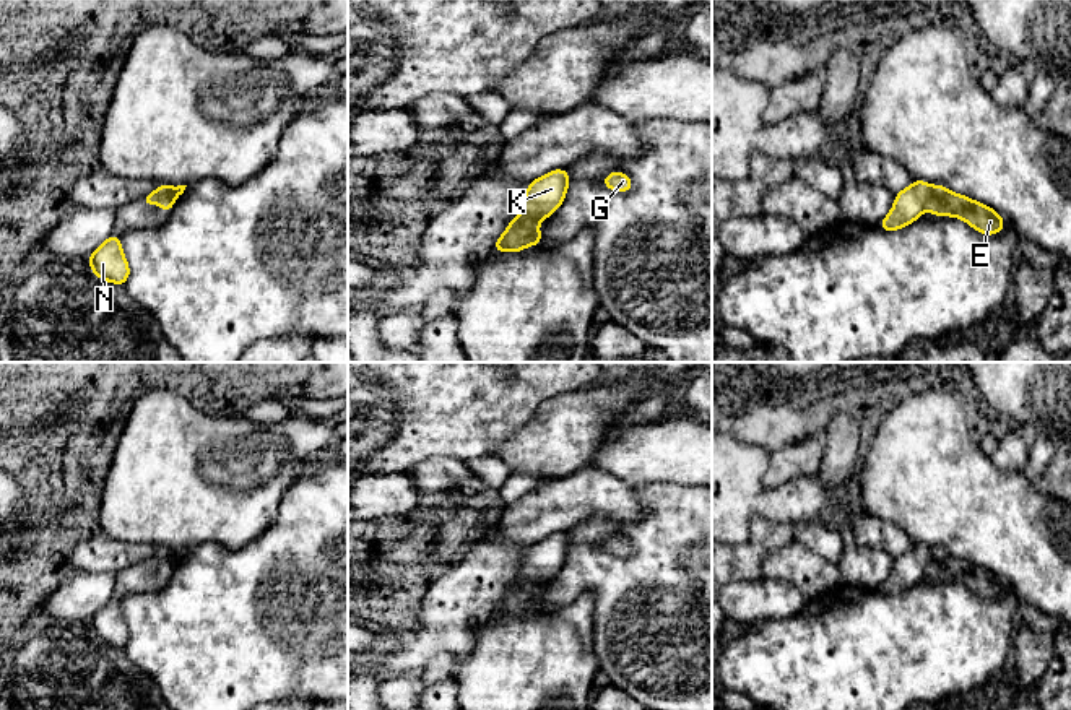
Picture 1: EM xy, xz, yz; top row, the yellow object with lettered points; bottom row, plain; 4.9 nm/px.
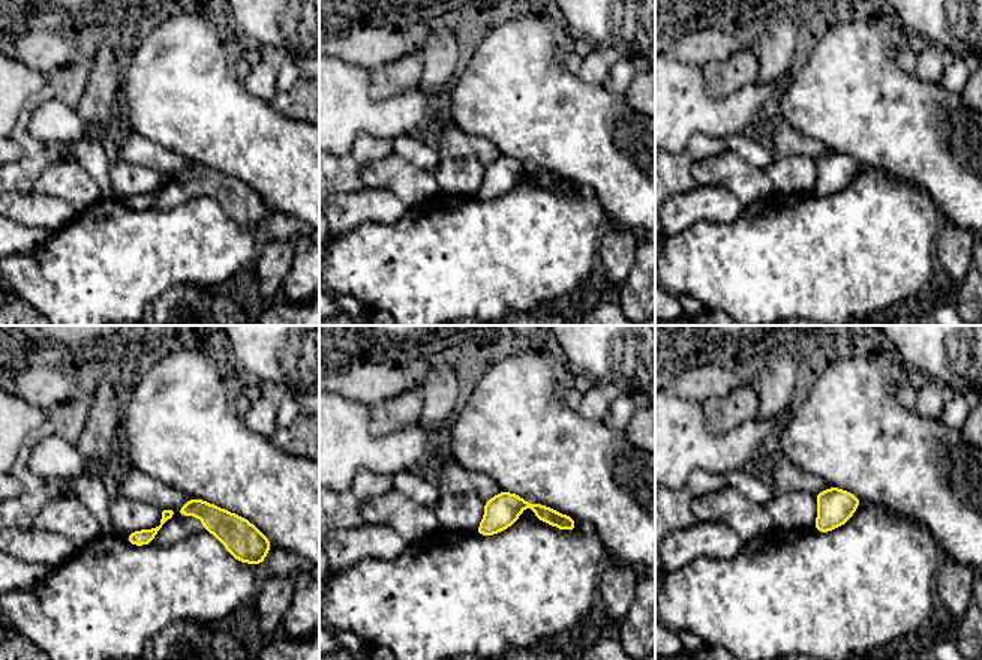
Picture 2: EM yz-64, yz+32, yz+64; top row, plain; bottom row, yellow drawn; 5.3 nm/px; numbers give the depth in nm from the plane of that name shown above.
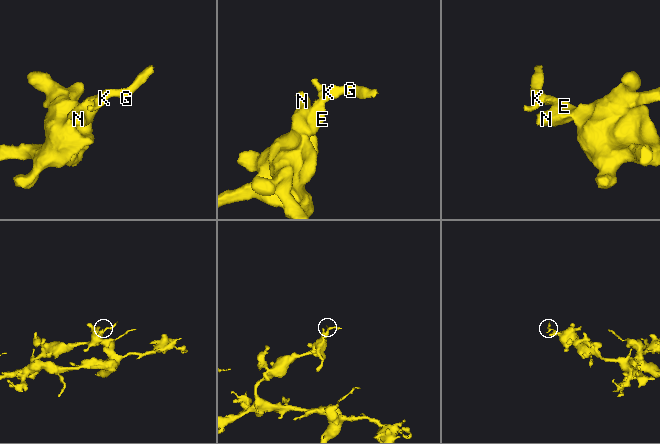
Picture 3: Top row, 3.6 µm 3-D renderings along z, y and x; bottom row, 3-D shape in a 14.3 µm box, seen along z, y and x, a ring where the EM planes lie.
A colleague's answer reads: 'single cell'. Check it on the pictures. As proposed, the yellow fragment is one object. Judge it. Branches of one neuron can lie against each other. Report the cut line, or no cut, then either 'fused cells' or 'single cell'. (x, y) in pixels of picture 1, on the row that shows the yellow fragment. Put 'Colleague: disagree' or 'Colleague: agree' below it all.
cut in yz along (933, 186), (923, 207); fused cells
Colleague: disagree

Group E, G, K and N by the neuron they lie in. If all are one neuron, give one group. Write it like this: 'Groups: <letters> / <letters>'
Groups: E N / G K

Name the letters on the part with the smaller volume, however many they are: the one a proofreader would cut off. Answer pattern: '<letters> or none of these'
G, K

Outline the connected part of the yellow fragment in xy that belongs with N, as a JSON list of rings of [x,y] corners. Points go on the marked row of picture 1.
[[[107,237],[88,258],[93,275],[99,279],[124,286],[130,276],[120,237]]]

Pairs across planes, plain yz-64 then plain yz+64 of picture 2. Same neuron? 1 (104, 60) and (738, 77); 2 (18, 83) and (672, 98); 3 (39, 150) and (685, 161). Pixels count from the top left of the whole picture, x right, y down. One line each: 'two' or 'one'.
1: two
2: one
3: one

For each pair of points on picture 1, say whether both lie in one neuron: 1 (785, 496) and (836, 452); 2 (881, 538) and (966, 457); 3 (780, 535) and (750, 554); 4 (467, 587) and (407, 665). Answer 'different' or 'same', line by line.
1: different
2: different
3: same
4: same

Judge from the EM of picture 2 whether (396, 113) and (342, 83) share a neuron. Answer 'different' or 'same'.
same

